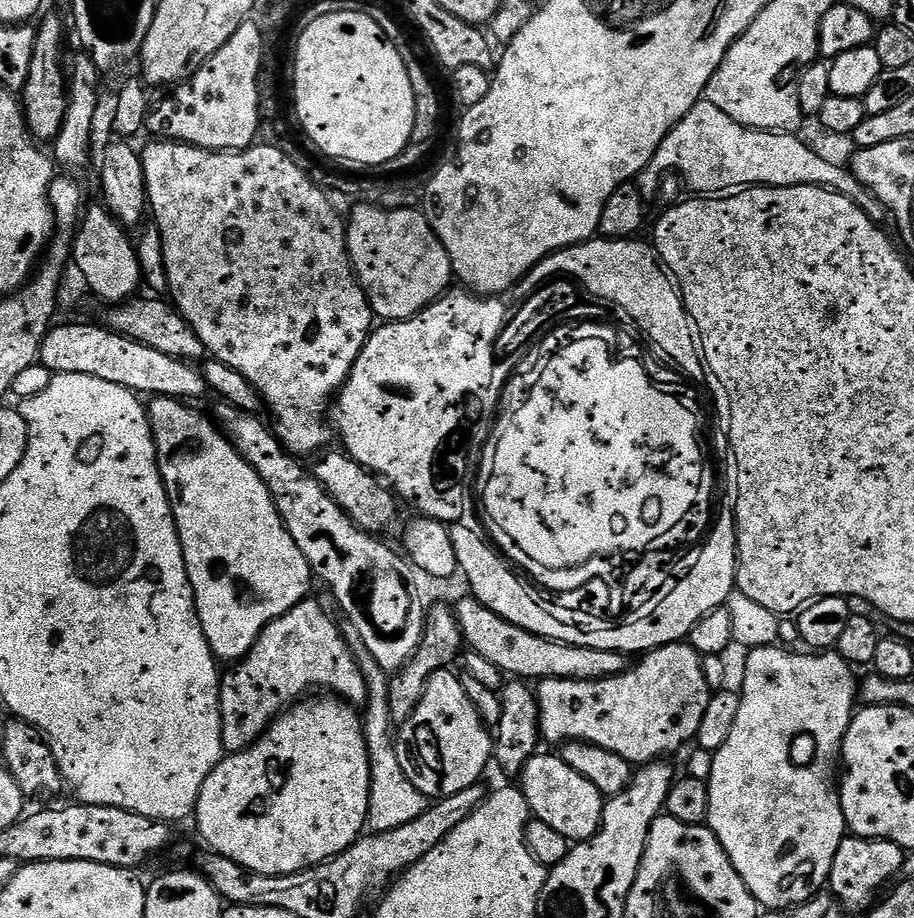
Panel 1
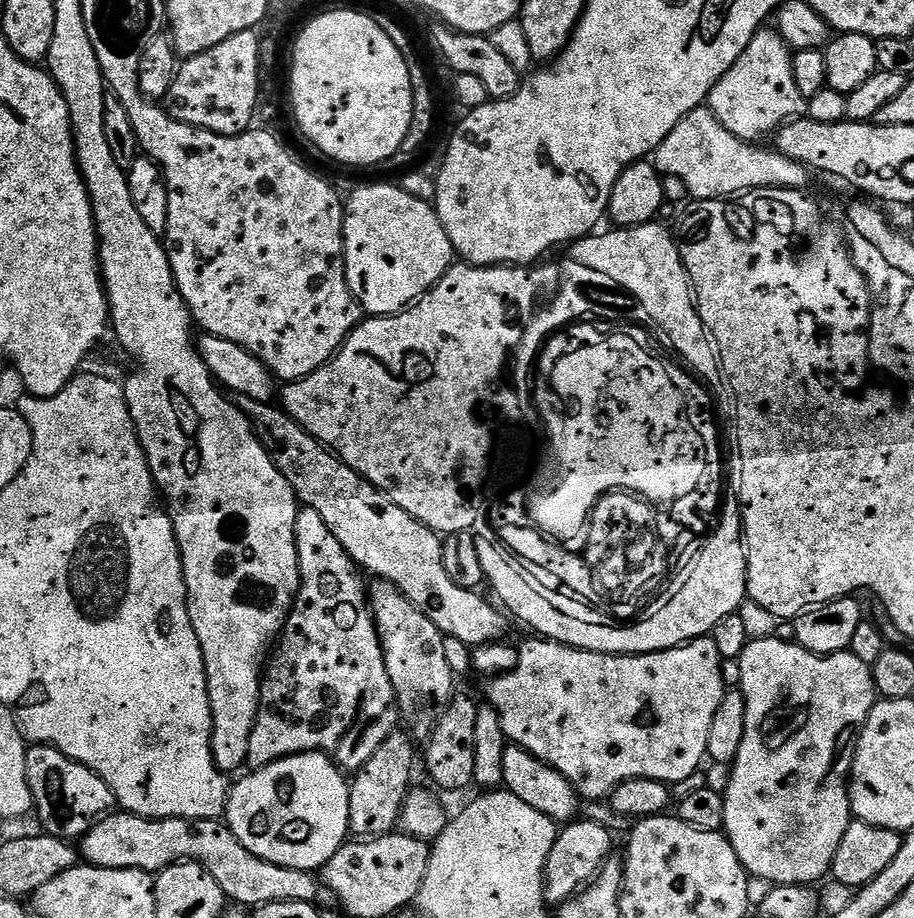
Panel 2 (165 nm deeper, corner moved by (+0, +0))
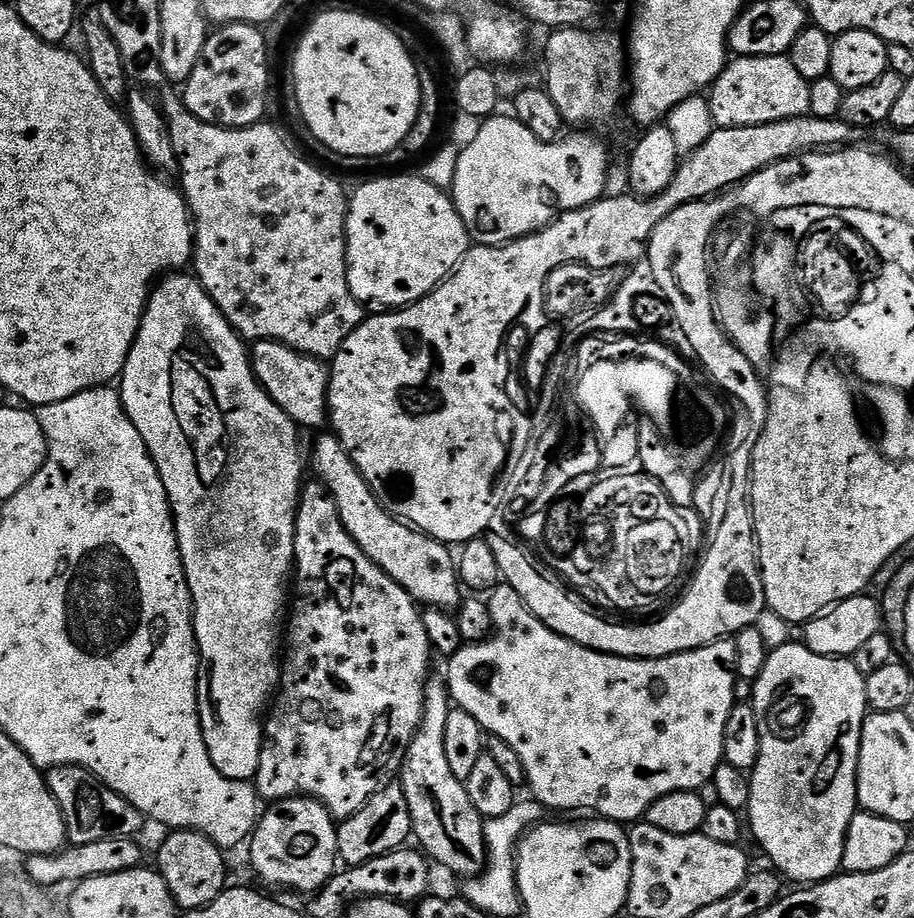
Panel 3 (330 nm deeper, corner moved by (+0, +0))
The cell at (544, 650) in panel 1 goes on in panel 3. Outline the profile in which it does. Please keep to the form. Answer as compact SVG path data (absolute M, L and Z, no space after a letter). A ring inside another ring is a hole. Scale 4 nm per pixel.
M327 434L316 444L316 449L310 452L310 468L316 471L315 479L323 484L324 489L332 496L332 500L338 506L338 514L342 518L342 526L350 534L350 538L370 558L372 564L376 564L390 579L398 582L416 601L417 605L427 606L432 610L456 610L462 603L462 585L458 579L458 564L450 553L449 545L441 544L432 536L424 532L417 532L410 524L396 519L380 504L378 498L372 493L371 486L354 466L348 451L342 446L342 442L334 434Z

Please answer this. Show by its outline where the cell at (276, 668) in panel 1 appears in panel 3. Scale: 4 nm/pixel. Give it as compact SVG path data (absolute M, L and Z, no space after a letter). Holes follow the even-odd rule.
M311 482L312 484L305 483L300 493L300 506L296 510L296 533L294 534L294 550L296 551L296 559L294 561L294 599L290 604L290 615L286 620L286 647L282 652L282 667L280 669L280 687L274 696L274 703L271 705L270 711L266 716L266 723L264 725L264 744L260 748L260 761L258 762L258 770L256 771L255 785L256 794L264 802L279 802L281 800L291 800L293 796L299 796L301 794L320 801L325 808L328 809L328 813L332 815L337 821L343 822L352 816L358 810L362 810L362 806L366 806L366 802L374 795L378 789L386 787L386 785L393 783L394 776L391 776L388 772L399 773L404 766L404 759L408 753L408 747L410 742L414 738L414 734L420 728L420 723L424 717L424 685L428 683L430 679L430 673L428 673L428 663L431 662L432 656L434 657L434 649L431 644L428 643L428 635L426 634L426 626L424 625L424 617L421 609L418 607L412 596L403 588L398 582L394 582L382 569L376 564L370 562L370 558L366 558L366 554L354 541L350 538L350 534L346 530L346 526L342 526L342 518L338 514L338 506L333 502L330 493L324 489L323 484L319 482Z

